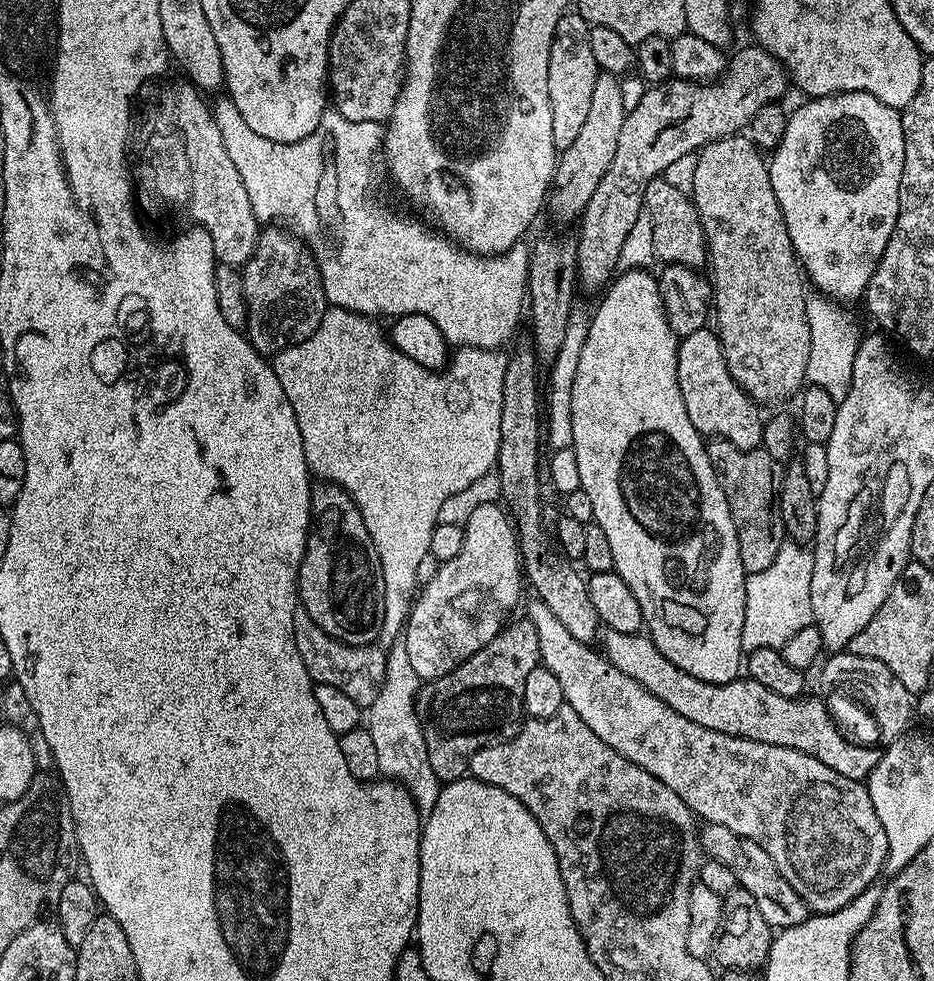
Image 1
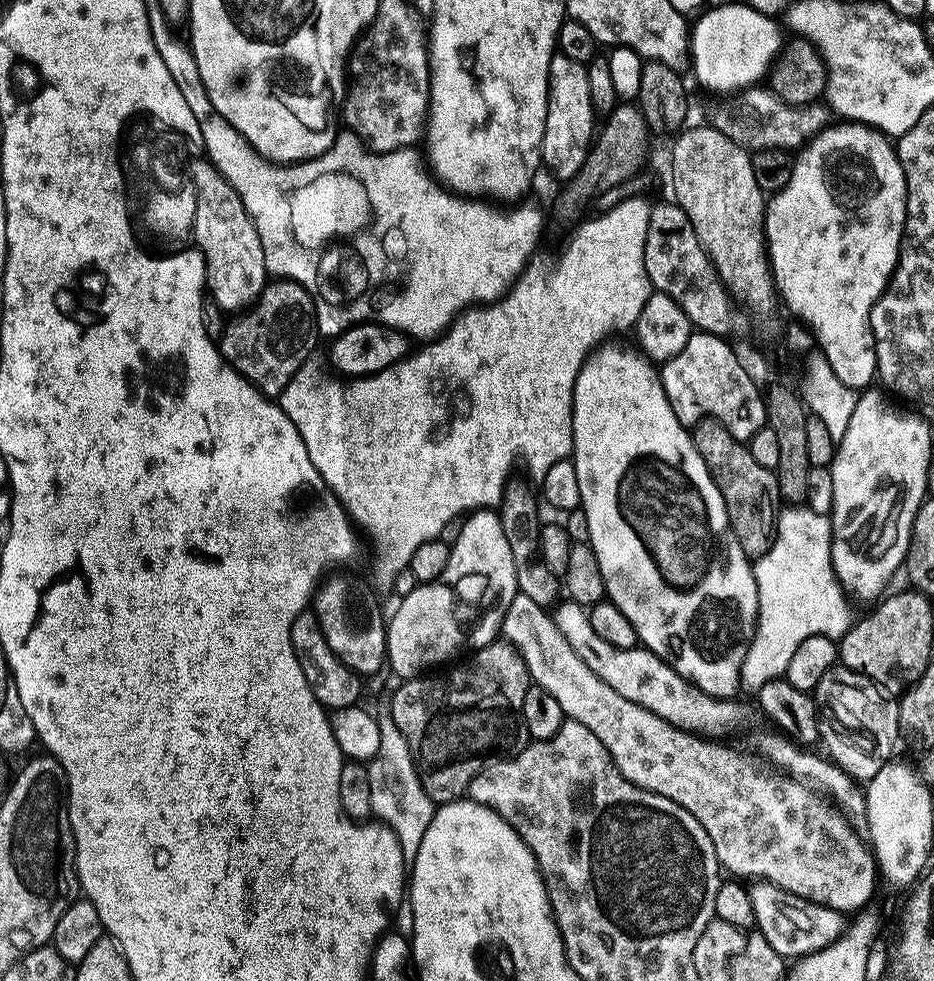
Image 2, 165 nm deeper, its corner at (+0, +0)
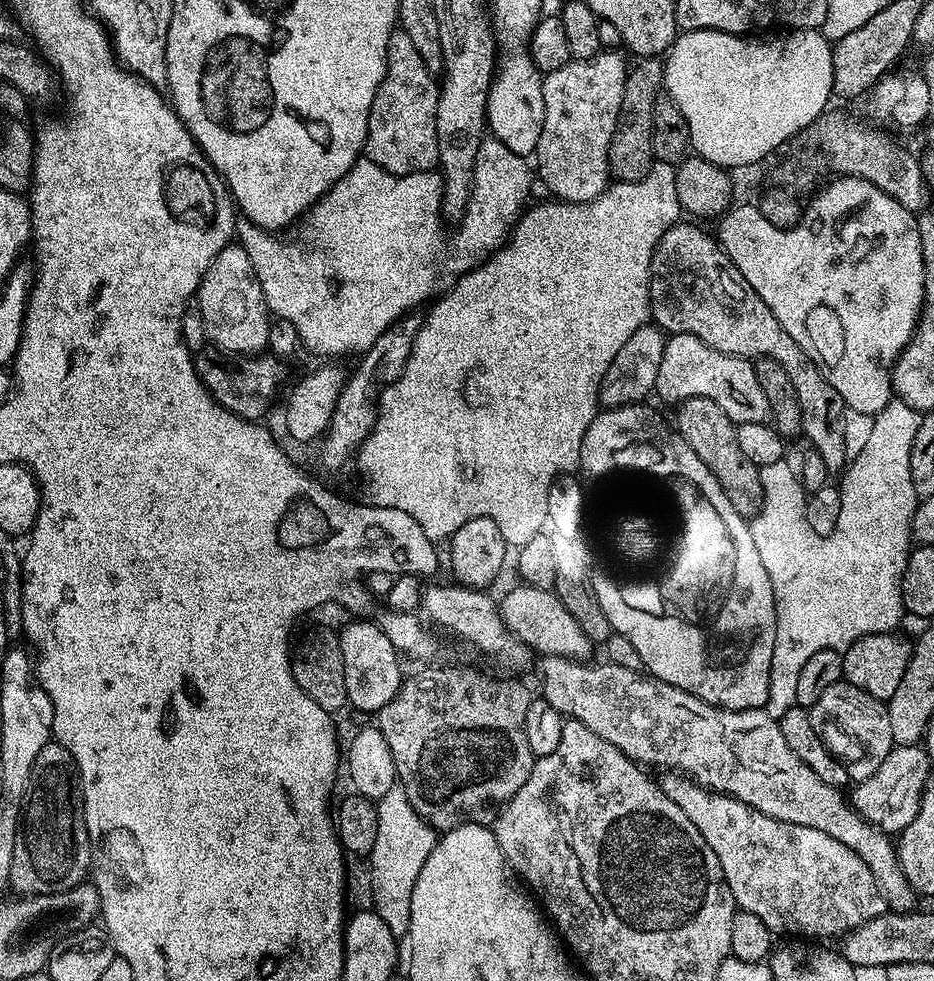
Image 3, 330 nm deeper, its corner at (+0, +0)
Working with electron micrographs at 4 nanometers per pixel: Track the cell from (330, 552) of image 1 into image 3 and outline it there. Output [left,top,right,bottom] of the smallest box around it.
[339,618,402,714]

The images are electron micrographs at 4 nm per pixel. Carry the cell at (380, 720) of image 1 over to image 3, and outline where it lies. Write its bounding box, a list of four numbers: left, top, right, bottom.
[370,786,438,938]

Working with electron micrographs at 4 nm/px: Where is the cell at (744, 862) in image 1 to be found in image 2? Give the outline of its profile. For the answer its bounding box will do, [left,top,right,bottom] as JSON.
[750,882,845,958]

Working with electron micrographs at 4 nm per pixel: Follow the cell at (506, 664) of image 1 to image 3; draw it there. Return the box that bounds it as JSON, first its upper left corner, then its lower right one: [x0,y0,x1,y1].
[378,666,534,834]

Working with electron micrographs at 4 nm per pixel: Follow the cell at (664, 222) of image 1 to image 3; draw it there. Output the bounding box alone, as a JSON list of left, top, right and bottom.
[648,222,849,474]

